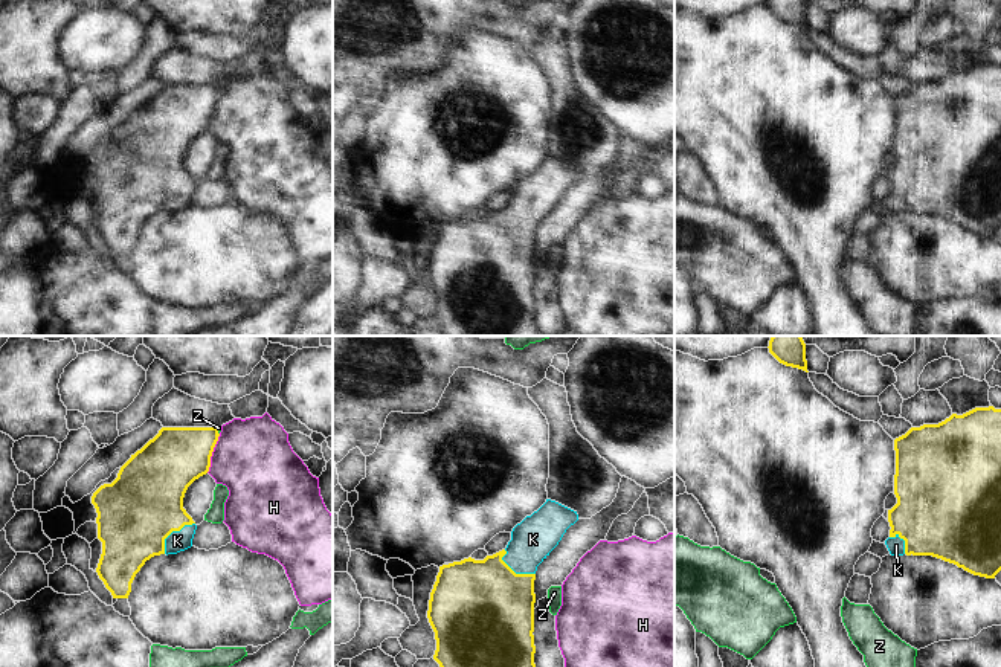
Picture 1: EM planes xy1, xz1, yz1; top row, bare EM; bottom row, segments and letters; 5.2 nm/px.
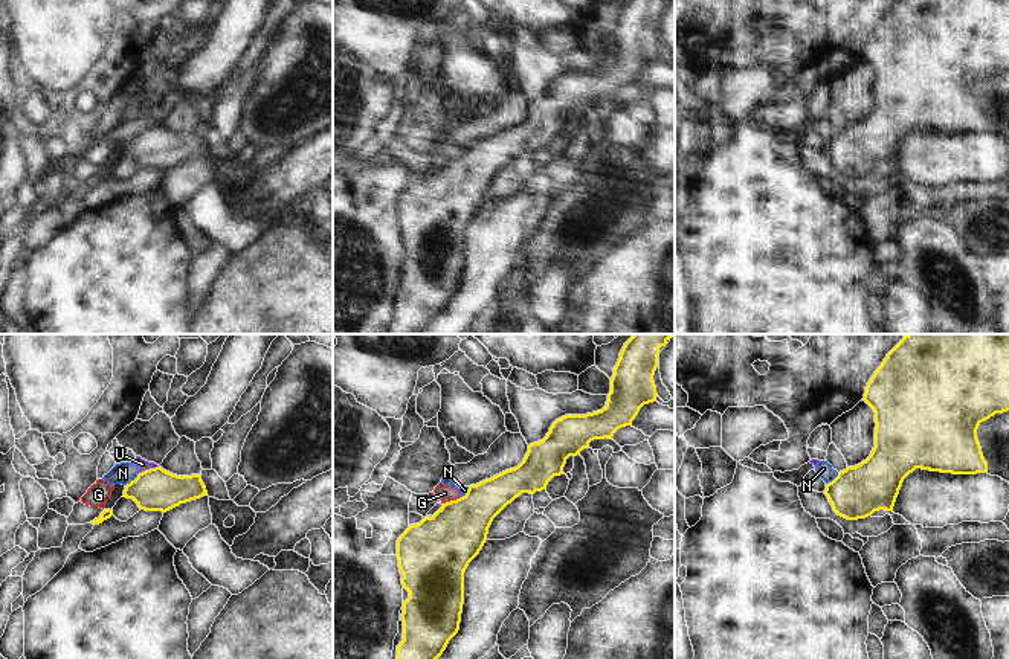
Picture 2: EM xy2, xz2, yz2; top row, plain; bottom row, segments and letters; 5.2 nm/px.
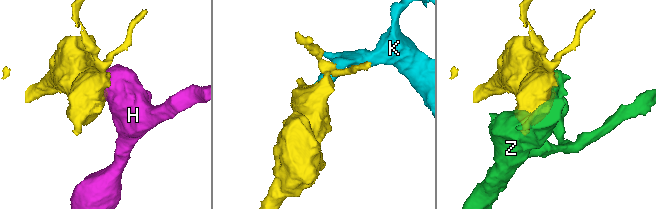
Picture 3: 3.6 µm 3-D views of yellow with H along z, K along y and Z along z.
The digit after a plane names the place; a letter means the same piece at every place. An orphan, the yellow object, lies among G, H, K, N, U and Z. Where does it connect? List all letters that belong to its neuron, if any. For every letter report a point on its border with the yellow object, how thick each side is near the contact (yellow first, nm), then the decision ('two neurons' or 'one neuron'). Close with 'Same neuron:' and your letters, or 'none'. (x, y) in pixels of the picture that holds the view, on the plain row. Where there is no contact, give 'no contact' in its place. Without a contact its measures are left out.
G: xz2 (451, 159) | 340/90 nm | two neurons
H: xy1 (211, 112) | 320/400 nm | two neurons
K: xy1 (173, 188) | 400/110 nm | one neuron
N: xy2 (132, 139) | 220/110 nm | two neurons
U: xy2 (148, 128) | 220/60 nm | two neurons
Z: xy1 (217, 89) | 300/20 nm | two neurons
Same neuron: K

